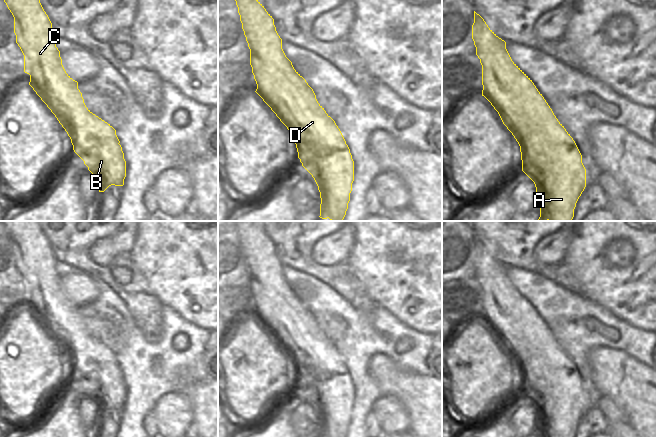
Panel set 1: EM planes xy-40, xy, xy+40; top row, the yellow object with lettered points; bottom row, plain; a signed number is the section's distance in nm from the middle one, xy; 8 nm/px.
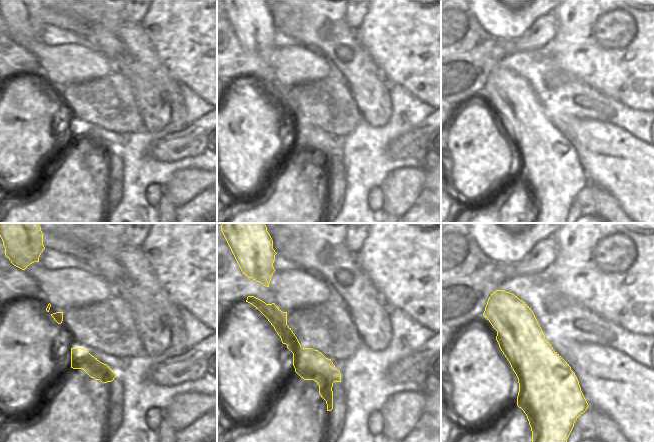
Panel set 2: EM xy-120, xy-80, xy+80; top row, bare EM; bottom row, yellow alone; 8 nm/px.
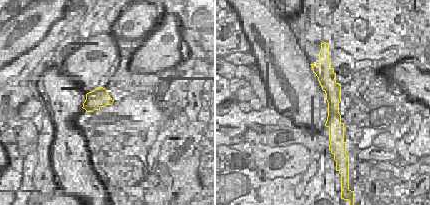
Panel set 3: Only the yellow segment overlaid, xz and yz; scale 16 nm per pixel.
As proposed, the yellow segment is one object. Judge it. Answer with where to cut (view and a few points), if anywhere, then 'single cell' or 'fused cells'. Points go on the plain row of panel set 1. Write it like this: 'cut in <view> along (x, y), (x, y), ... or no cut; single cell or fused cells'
no cut; single cell

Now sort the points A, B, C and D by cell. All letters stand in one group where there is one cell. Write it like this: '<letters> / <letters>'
A B C D

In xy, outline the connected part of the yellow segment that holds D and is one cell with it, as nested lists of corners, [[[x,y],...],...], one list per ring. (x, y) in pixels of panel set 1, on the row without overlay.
[[[255,221],[234,223],[250,273],[250,289],[257,308],[255,316],[291,356],[298,382],[318,410],[320,437],[346,437],[354,405],[354,385],[340,353],[318,327],[313,313],[286,281],[274,243],[264,230]]]

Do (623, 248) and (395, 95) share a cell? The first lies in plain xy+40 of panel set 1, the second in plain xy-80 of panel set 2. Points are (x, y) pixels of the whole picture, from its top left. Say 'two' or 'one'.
two

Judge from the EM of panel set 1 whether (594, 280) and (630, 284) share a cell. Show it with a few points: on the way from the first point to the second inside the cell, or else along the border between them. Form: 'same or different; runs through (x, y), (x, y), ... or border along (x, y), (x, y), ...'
same; runs through (603, 280), (621, 281)

